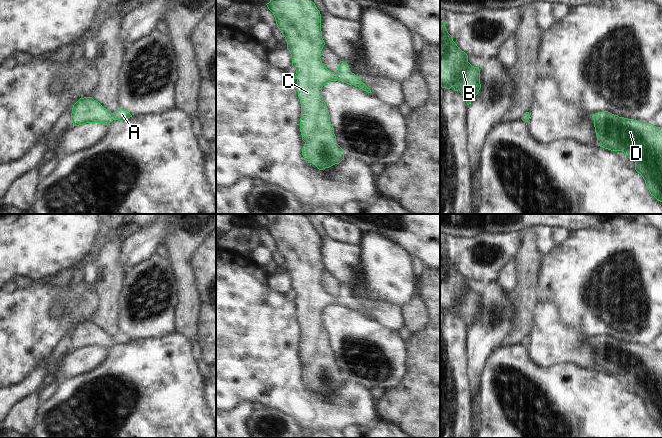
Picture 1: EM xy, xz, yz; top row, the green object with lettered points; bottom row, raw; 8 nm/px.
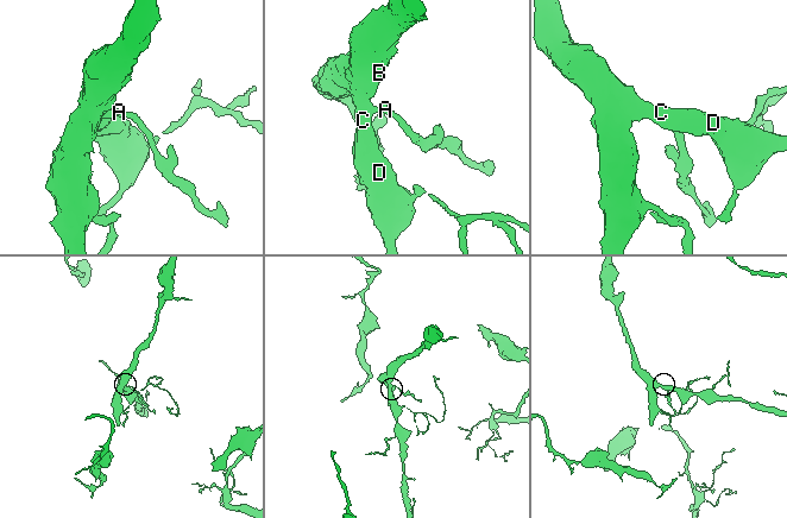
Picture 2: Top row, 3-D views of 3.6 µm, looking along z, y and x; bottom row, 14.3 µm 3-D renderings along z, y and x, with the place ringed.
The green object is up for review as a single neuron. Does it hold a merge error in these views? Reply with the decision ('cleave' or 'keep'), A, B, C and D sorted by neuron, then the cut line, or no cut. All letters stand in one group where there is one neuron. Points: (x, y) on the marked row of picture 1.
keep; groups A B C D; cut none

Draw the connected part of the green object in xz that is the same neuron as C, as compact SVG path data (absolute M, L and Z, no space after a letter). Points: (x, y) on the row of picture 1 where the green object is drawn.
M270 0L266 5L273 13L277 27L286 39L287 49L292 58L292 66L296 70L294 79L297 80L298 97L301 104L300 131L302 140L305 142L302 155L306 161L315 165L319 170L339 164L344 159L344 152L336 143L328 108L322 98L322 87L326 83L338 79L368 93L372 92L350 71L345 62L340 61L336 74L323 65L320 56L325 42L322 38L321 14L311 0Z

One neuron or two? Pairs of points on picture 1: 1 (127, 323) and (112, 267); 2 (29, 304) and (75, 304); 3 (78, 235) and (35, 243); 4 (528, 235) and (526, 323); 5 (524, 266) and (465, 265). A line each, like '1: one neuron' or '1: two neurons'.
1: two neurons
2: one neuron
3: one neuron
4: one neuron
5: two neurons

